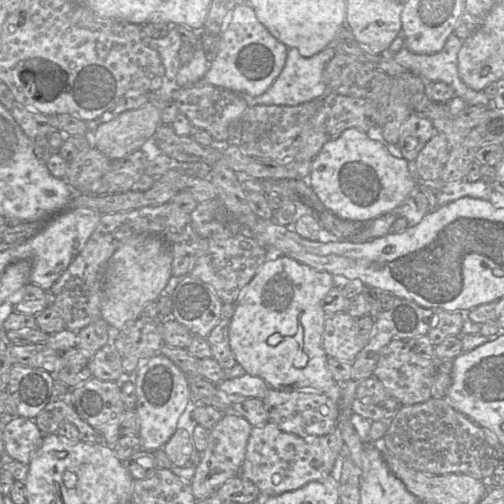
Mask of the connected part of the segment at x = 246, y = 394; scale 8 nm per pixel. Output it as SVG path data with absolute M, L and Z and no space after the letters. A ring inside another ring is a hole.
M247 373L235 378L226 378L215 385L227 394L231 403L238 403L247 398L263 400L269 389L264 380Z

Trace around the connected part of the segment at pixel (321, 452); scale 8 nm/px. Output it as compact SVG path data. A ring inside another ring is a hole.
M339 416L336 429L323 436L300 437L286 433L276 425L267 422L252 427L239 476L252 482L263 498L295 491L312 481L330 475L343 444Z

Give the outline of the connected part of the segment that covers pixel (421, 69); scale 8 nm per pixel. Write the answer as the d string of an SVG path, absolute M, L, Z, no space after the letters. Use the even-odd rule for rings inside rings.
M454 33L447 38L443 48L434 54L415 54L407 48L401 48L393 60L408 71L419 75L428 82L444 82L462 98L468 106L490 106L490 100L482 91L466 86L458 74L458 52L462 40Z

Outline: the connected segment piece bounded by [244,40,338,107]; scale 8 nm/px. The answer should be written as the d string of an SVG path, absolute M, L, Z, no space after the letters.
M332 40L321 52L310 57L303 57L295 48L288 49L283 70L273 84L260 96L244 95L249 107L256 105L297 106L304 102L321 100L327 93L323 72L327 62L337 53L336 40Z

